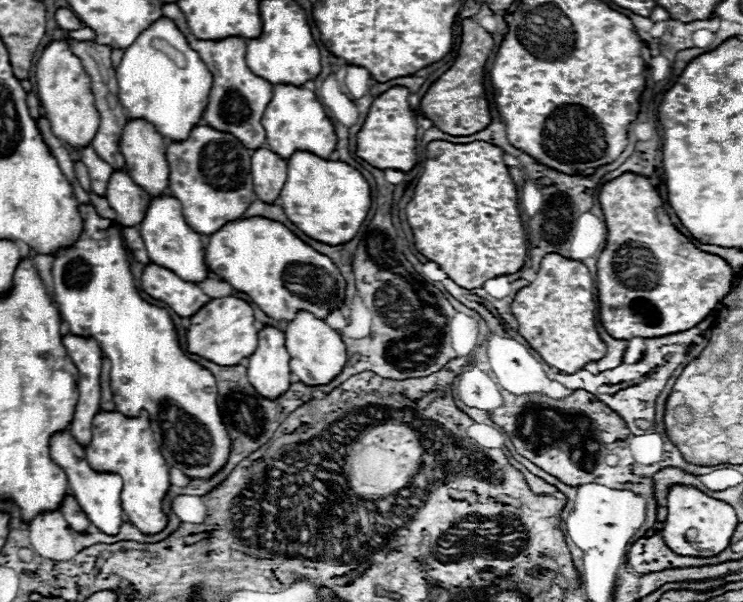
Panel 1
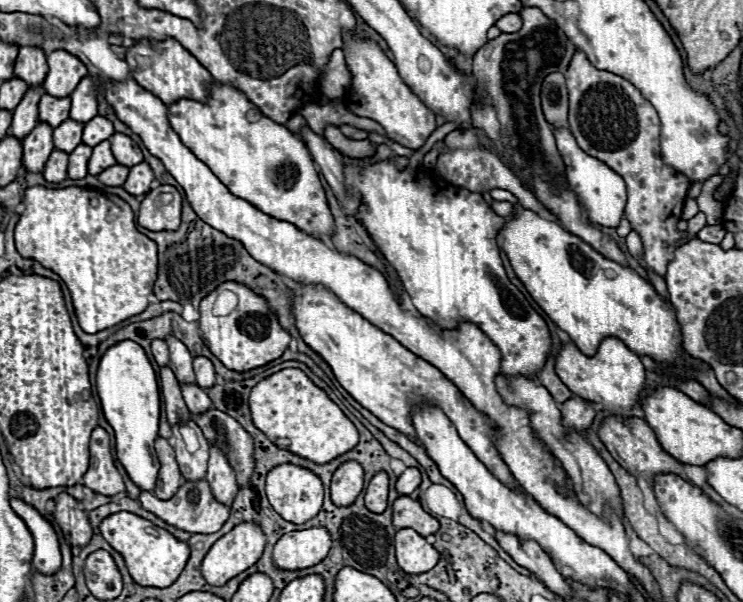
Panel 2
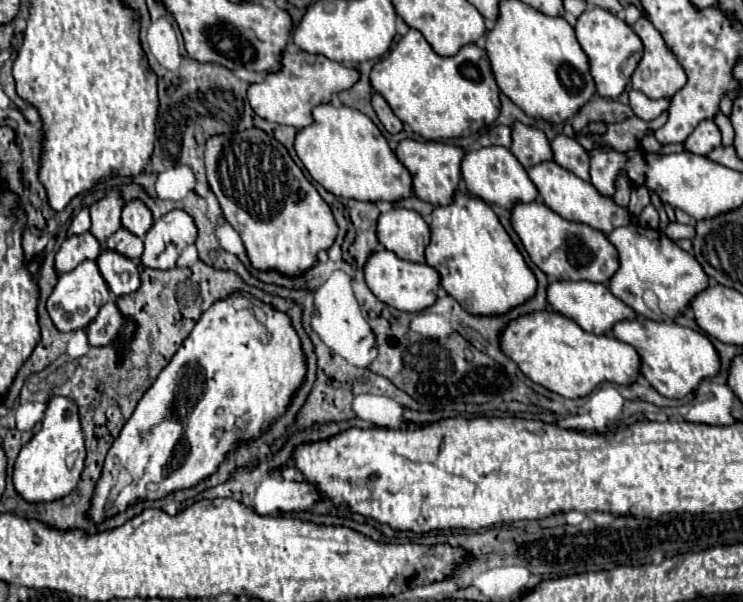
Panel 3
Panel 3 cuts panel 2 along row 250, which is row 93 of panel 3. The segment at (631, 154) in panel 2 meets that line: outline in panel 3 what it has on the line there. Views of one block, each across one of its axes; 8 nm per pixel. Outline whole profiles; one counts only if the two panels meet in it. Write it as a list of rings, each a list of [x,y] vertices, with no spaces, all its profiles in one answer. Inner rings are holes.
[[[644,16],[632,26],[634,32],[642,38],[644,42],[644,58],[642,62],[638,64],[634,76],[632,76],[632,88],[634,90],[640,90],[644,92],[648,98],[656,100],[656,98],[670,98],[674,96],[684,84],[686,84],[686,74],[684,74],[684,68],[678,64],[674,52],[666,46],[662,34],[654,28],[652,22],[648,22]]]

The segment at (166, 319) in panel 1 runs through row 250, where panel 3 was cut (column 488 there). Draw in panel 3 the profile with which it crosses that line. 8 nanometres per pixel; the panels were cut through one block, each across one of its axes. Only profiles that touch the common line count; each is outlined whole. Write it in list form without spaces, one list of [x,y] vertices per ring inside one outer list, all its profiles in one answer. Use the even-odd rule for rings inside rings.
[[[410,30],[374,68],[372,68],[372,88],[380,92],[394,114],[408,124],[424,140],[450,140],[458,136],[470,136],[486,126],[490,126],[500,114],[500,88],[494,80],[490,60],[482,48],[476,44],[464,46],[456,56],[438,56],[426,38],[418,30]]]

